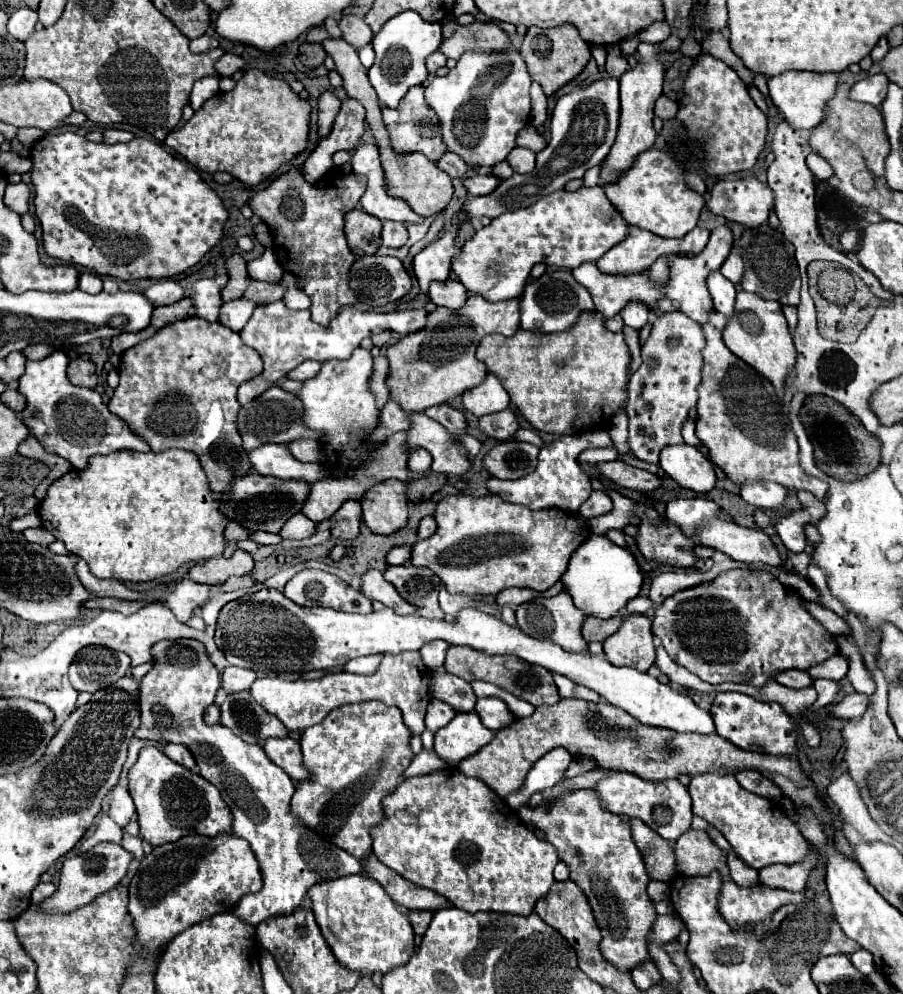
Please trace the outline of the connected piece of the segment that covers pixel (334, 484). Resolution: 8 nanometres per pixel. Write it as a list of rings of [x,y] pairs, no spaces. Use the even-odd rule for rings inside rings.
[[[400,431],[400,433],[394,433],[392,437],[388,437],[388,441],[372,455],[372,463],[366,463],[362,465],[354,475],[346,477],[346,479],[332,479],[332,477],[326,477],[322,481],[316,481],[312,483],[312,491],[308,495],[308,501],[304,503],[302,507],[302,513],[308,515],[308,519],[312,519],[314,523],[320,523],[324,519],[330,519],[344,501],[348,499],[362,499],[362,495],[376,483],[382,483],[386,479],[400,479],[400,481],[406,481],[408,479],[408,451],[404,447],[404,441],[406,441],[406,431]]]

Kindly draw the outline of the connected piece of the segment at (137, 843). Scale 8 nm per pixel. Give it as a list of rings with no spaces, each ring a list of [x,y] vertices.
[[[124,833],[124,839],[122,839],[122,843],[120,843],[120,845],[122,845],[126,851],[134,853],[138,861],[142,859],[142,839],[136,839],[136,837],[130,837],[130,835],[126,835],[126,833]]]

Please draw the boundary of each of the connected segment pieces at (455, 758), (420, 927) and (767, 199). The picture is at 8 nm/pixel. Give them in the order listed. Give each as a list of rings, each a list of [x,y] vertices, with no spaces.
[[[476,711],[456,713],[456,717],[434,733],[434,749],[438,755],[456,767],[468,755],[474,755],[496,737],[496,731],[482,725]]]
[[[410,911],[408,913],[410,925],[412,925],[416,935],[424,935],[426,933],[426,929],[428,929],[428,925],[432,921],[432,915],[434,915],[432,911]]]
[[[756,177],[734,181],[720,179],[712,187],[706,205],[714,215],[754,229],[768,223],[768,215],[774,209],[774,197],[774,191]]]

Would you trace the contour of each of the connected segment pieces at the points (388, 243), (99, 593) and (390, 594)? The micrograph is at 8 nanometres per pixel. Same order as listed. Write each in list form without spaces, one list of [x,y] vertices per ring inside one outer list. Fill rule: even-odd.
[[[384,221],[382,229],[382,245],[384,247],[402,247],[408,241],[408,231],[406,225],[396,223],[396,221]]]
[[[80,559],[80,563],[76,565],[80,581],[84,583],[84,587],[88,587],[88,591],[92,591],[92,595],[96,597],[118,597],[118,599],[128,599],[128,601],[136,601],[142,599],[142,593],[130,591],[128,587],[124,587],[120,581],[116,579],[98,579],[90,573],[88,565]]]
[[[372,569],[366,575],[362,575],[362,593],[368,599],[376,599],[376,601],[384,603],[386,607],[394,609],[398,615],[414,615],[416,613],[416,607],[400,597],[400,593],[394,589],[394,585],[382,577],[382,571]]]

